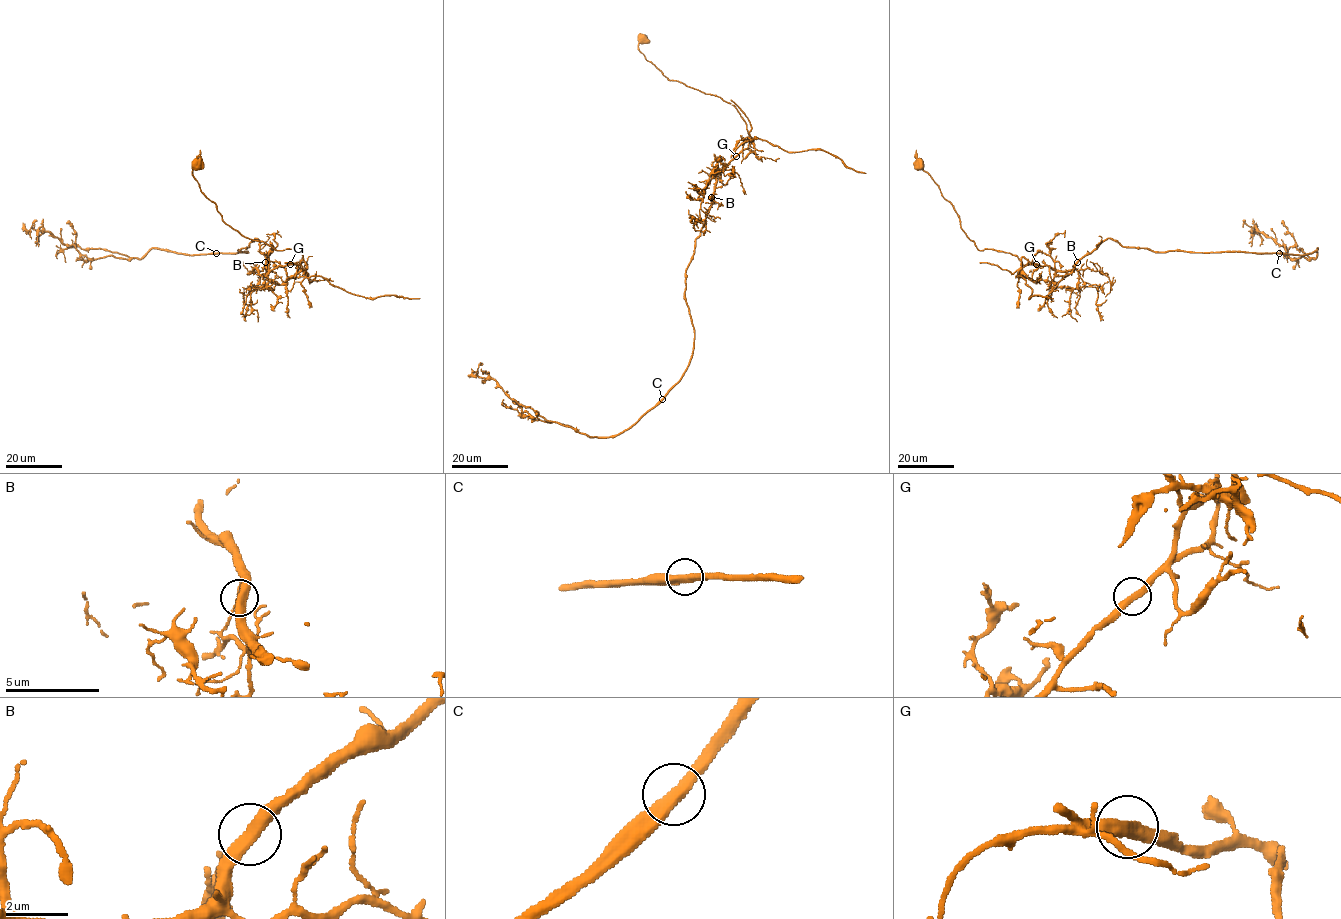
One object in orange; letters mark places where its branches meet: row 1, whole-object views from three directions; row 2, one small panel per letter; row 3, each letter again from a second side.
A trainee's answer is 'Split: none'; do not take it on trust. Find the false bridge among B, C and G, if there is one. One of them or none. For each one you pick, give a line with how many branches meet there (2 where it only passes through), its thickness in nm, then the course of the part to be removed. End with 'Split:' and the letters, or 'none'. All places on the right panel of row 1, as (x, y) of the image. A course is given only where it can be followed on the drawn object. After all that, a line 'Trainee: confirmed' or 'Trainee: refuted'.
G: 2 branches meet; 420 nm thick; foreign part runs (1036, 263), (1022, 257), (1021, 275), (1017, 276), (1032, 289), (1029, 298), (1033, 295), (1053, 298)
Split: G
Trainee: refuted

